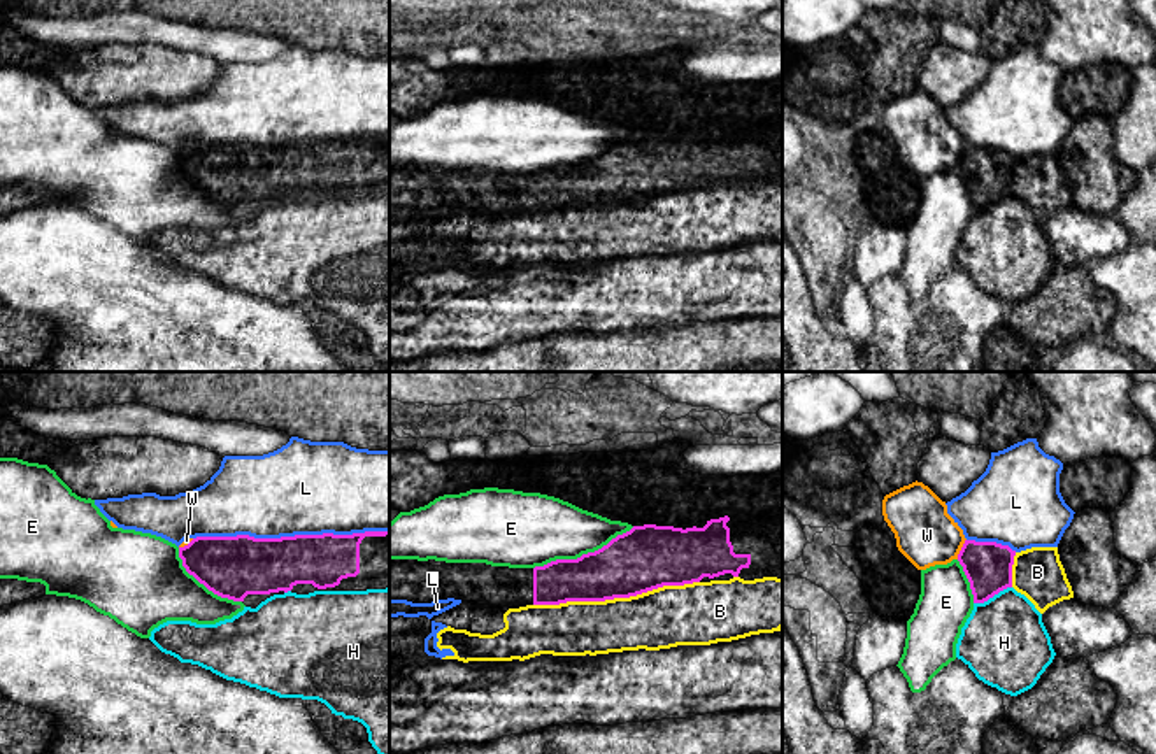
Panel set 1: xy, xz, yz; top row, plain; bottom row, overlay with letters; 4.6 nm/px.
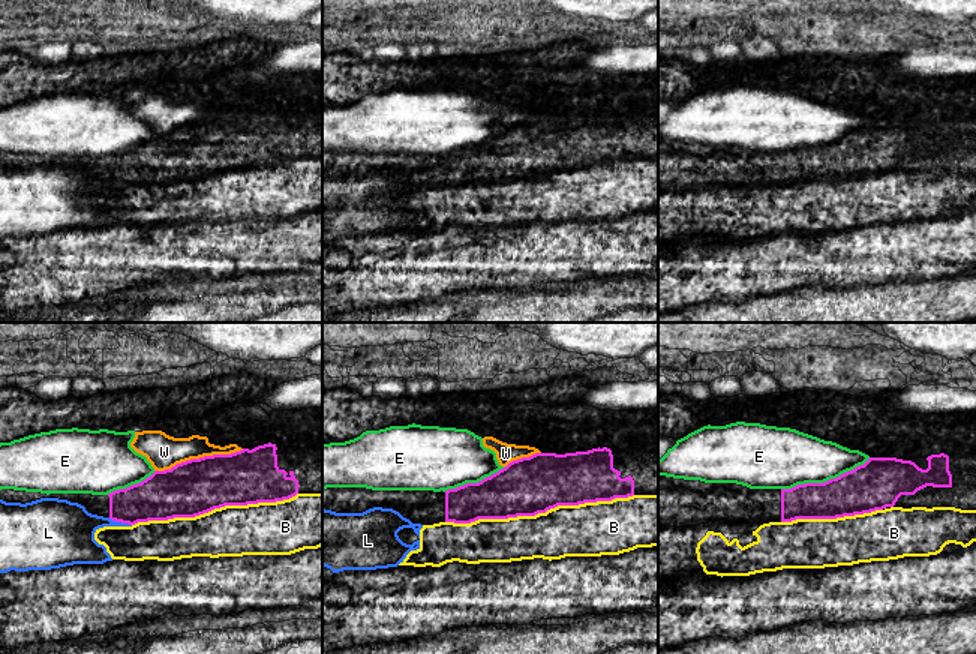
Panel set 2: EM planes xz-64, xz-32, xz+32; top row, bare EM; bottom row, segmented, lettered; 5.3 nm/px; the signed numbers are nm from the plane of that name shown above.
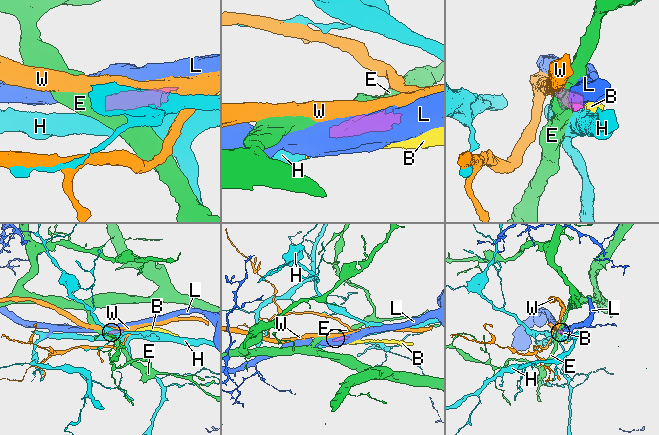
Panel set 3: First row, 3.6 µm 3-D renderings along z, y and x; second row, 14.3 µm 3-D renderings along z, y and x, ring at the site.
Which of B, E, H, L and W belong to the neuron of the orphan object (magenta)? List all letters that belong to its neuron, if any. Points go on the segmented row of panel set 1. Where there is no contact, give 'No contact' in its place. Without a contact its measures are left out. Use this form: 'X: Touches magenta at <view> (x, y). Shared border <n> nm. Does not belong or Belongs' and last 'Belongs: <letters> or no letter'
B: Touches magenta at xz (616, 597). Shared border 750 nm. Does not belong
E: Touches magenta at xz (583, 554). Shared border 500 nm. Does not belong
H: Touches magenta at yz (991, 597). Shared border 190 nm. Does not belong
L: Touches magenta at xy (290, 537). Shared border 900 nm. Does not belong
W: Touches magenta at yz (962, 549). Shared border 100 nm. Does not belong
Belongs: no letter

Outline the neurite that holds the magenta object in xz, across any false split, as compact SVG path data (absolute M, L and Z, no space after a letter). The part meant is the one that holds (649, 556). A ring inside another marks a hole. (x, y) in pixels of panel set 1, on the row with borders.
M724 516L686 530L633 526L595 552L535 568L389 559L389 600L432 603L454 598L519 608L630 598L724 573L739 577L742 568L749 568L751 554L733 552L728 521Z

